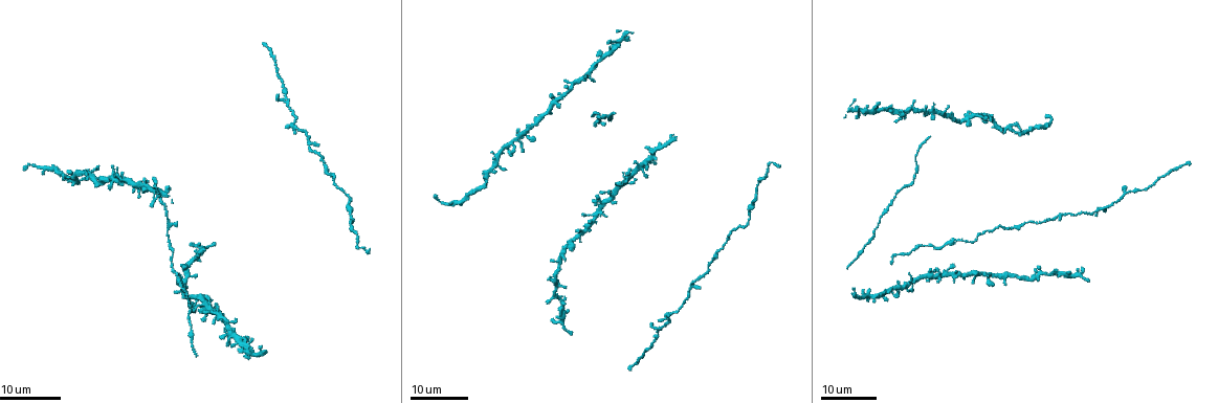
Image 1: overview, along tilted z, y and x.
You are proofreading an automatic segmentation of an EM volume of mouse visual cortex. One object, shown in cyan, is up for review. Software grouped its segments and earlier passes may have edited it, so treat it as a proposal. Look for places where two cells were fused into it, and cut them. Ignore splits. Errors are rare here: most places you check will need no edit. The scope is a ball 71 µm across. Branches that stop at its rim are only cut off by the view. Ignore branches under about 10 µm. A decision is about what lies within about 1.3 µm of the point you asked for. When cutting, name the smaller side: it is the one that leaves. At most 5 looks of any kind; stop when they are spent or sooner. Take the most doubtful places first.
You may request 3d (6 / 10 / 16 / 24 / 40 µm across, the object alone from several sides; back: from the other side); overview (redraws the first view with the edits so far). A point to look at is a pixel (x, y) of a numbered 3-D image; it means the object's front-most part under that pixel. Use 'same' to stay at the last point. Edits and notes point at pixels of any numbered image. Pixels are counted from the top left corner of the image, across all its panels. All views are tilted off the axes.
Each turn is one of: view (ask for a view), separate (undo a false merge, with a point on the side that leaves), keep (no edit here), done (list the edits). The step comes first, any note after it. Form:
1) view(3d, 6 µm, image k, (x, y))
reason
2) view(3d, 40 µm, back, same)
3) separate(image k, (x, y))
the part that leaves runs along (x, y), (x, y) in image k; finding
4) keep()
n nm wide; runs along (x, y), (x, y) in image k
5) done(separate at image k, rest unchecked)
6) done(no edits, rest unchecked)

view(3d, 24 µm, image 1, (138, 191))
thick turns thin

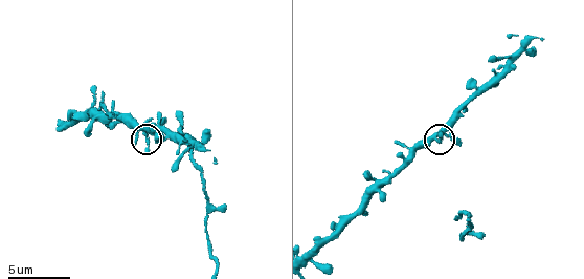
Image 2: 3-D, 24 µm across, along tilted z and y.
view(3d, 10 µm, image 2, (439, 141))
zoom in

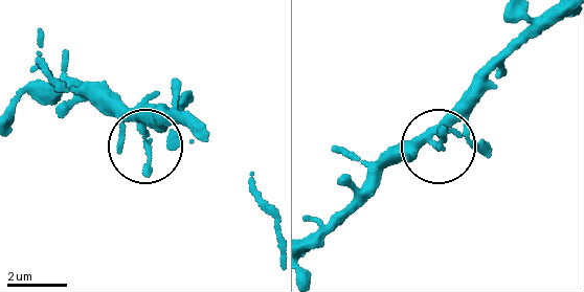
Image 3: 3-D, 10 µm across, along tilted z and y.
keep()
190 nm wide; all the same cell

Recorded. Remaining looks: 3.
view(3d, 16 µm, image 2, (461, 211))
calibre changes

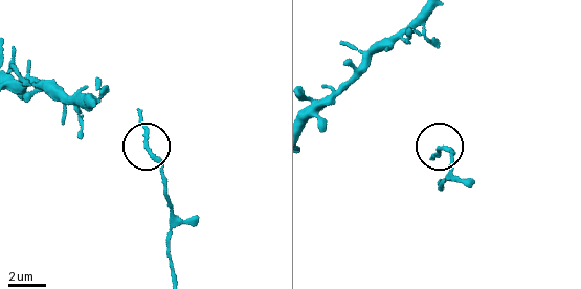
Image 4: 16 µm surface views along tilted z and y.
keep()
runs along (173, 275), (168, 245), (168, 186), (161, 165), (149, 147) in image 4; all the same cell

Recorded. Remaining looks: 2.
view(3d, 16 µm, image 1, (944, 246))
thick turns thin

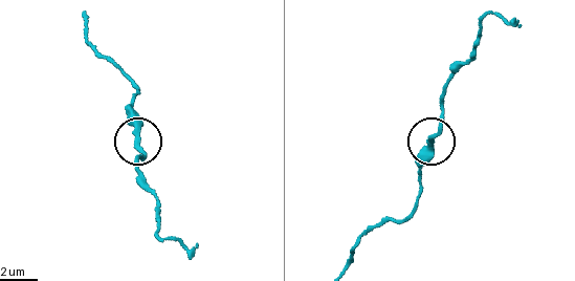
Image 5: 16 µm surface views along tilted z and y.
view(3d, 6 µm, image 5, (430, 146))
zoom in

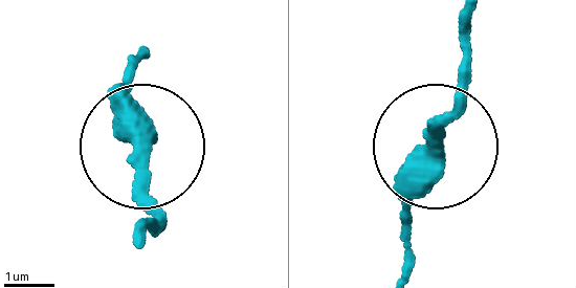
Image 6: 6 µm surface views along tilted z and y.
keep()
one cell here

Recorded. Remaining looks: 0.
done(no edits, rest unchecked)

